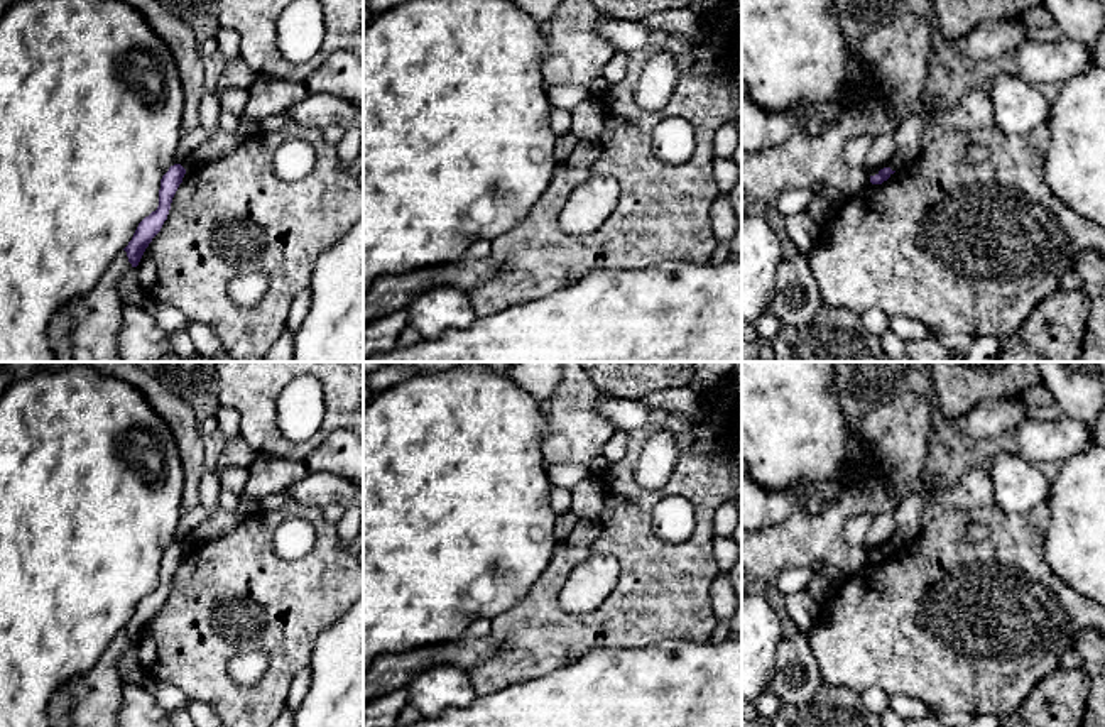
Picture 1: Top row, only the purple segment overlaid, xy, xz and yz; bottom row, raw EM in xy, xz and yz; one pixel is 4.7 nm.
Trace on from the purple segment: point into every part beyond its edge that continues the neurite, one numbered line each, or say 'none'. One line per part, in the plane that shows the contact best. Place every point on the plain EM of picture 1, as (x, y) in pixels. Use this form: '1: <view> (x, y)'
none

